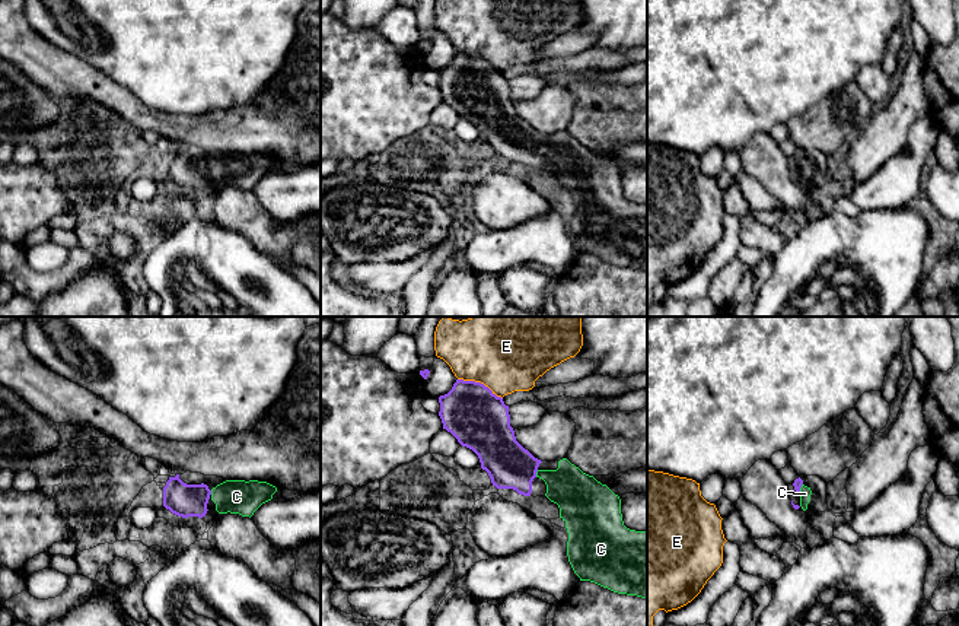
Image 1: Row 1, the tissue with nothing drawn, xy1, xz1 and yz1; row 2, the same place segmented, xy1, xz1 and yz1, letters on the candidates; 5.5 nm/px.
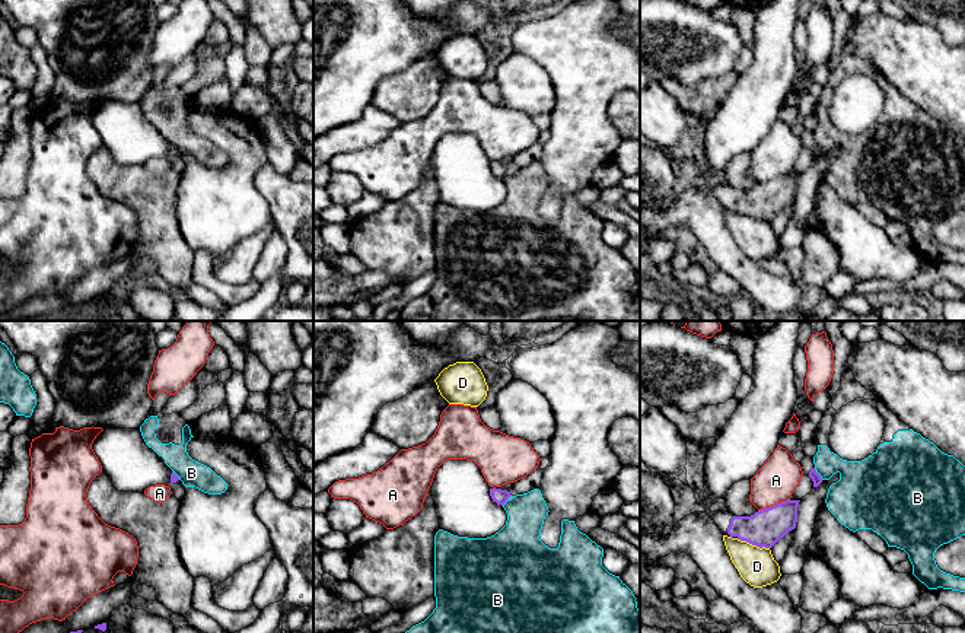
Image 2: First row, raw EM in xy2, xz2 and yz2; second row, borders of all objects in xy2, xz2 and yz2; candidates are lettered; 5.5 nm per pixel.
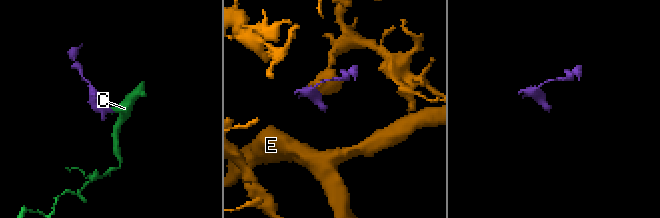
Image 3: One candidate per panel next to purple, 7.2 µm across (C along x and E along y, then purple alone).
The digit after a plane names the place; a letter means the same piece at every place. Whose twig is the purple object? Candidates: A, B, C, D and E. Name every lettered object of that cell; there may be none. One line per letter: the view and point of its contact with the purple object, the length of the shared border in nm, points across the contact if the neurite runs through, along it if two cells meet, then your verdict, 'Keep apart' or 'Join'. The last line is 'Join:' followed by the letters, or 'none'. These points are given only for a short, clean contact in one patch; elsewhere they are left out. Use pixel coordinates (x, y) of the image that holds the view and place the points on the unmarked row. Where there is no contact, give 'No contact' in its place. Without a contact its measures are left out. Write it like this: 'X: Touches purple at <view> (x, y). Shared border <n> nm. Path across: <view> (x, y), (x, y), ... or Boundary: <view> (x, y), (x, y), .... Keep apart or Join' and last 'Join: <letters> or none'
A: Touches purple at yz2 (774, 178). Shared border 190 nm. Keep apart
B: Touches purple at yz2 (818, 148). Shared border 80 nm. Boundary: yz2 (814, 142), (822, 152). Keep apart
C: Touches purple at xz1 (535, 146). Shared border 40 nm. Path across: xz1 (509, 139), (535, 146), (547, 148), (574, 165). Join
D: Touches purple at yz2 (752, 218). Shared border 190 nm. Boundary: yz2 (736, 212), (768, 222). Keep apart
E: Touches purple at xz1 (480, 56). Shared border 280 nm. Keep apart
Join: C

